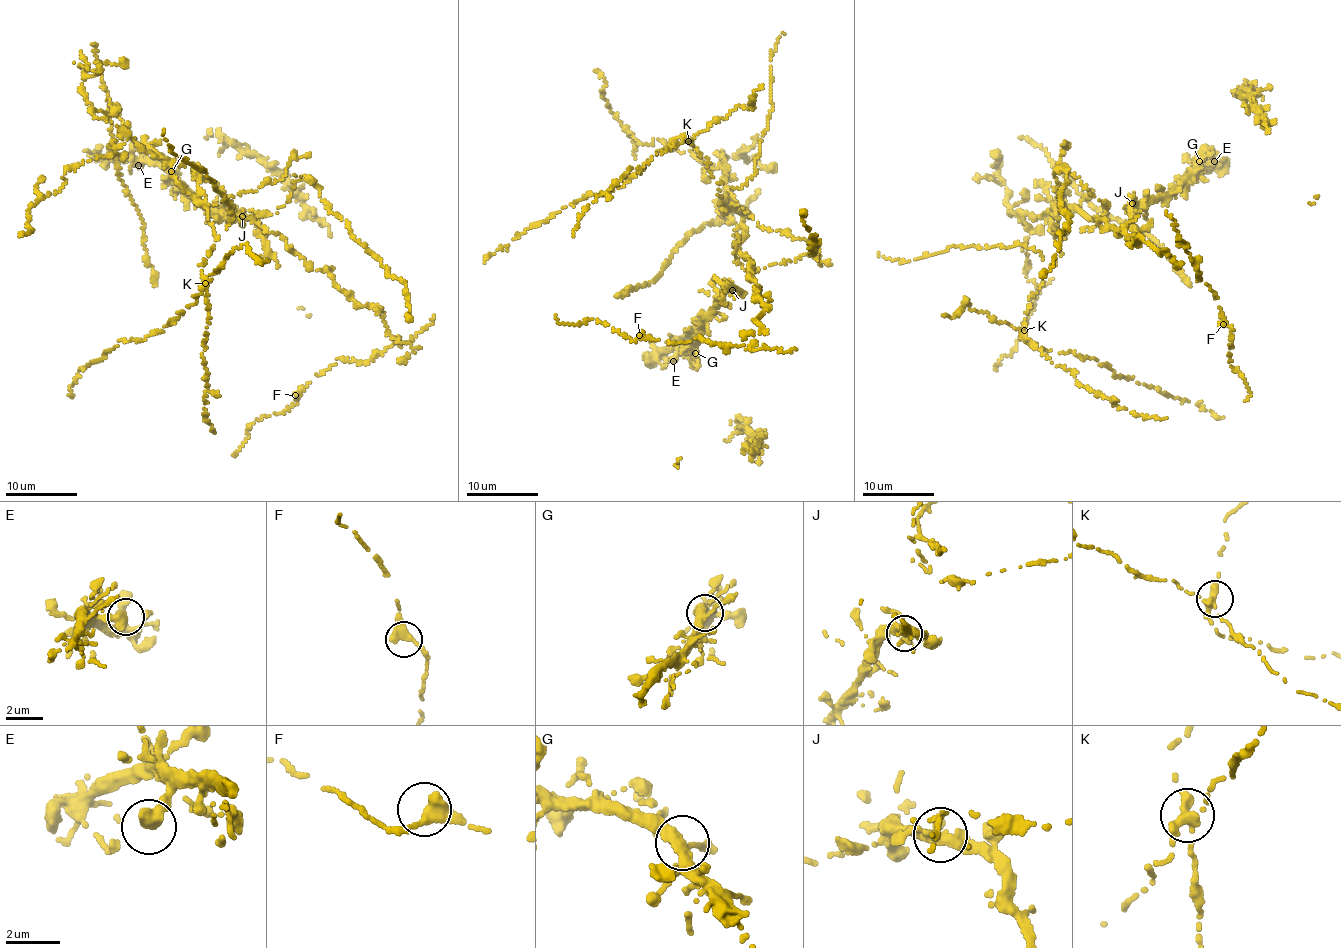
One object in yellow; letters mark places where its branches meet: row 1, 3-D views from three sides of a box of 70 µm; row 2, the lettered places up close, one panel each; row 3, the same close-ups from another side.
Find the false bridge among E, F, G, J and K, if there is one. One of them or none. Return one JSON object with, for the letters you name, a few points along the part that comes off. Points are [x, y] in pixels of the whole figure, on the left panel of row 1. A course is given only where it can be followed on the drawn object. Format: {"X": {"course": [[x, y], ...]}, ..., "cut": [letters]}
{"K": {"course": [[204, 283], [218, 241], [172, 163], [382, 311], [389, 334], [413, 349], [400, 361]]}, "cut": ["K"]}

